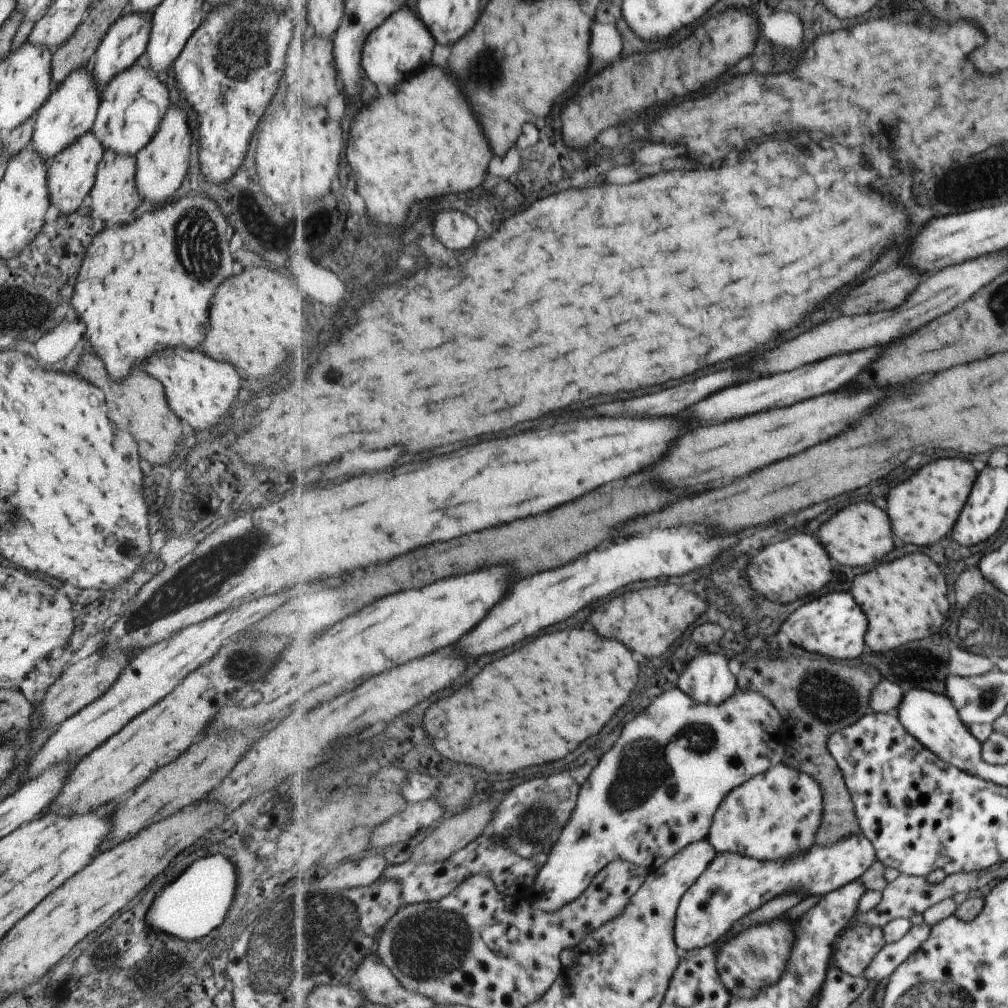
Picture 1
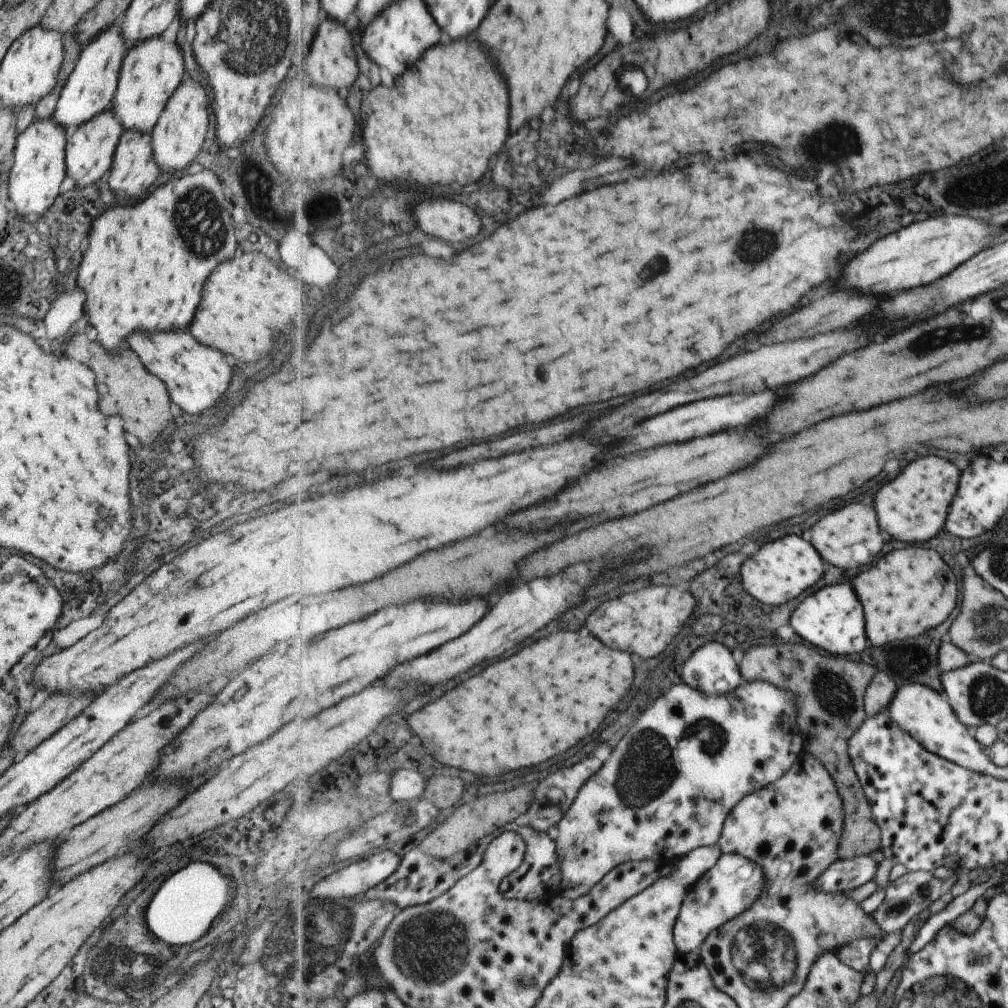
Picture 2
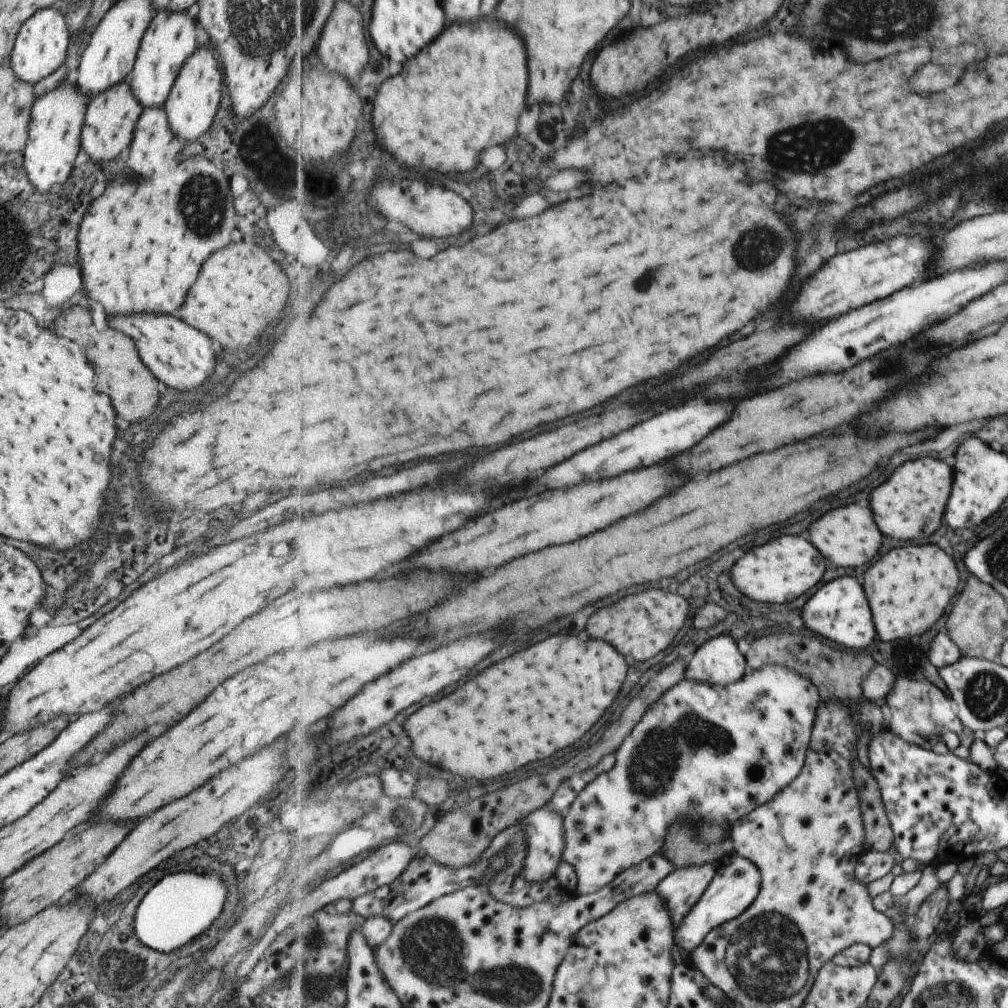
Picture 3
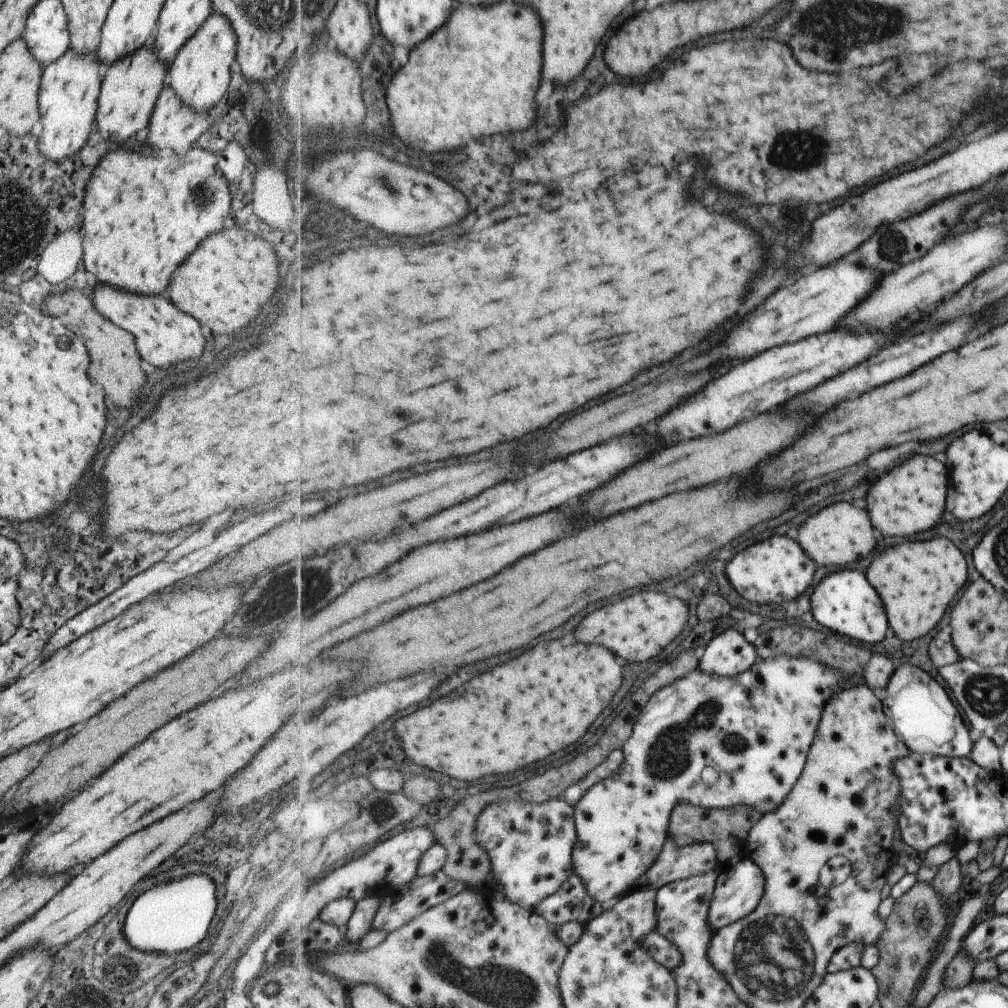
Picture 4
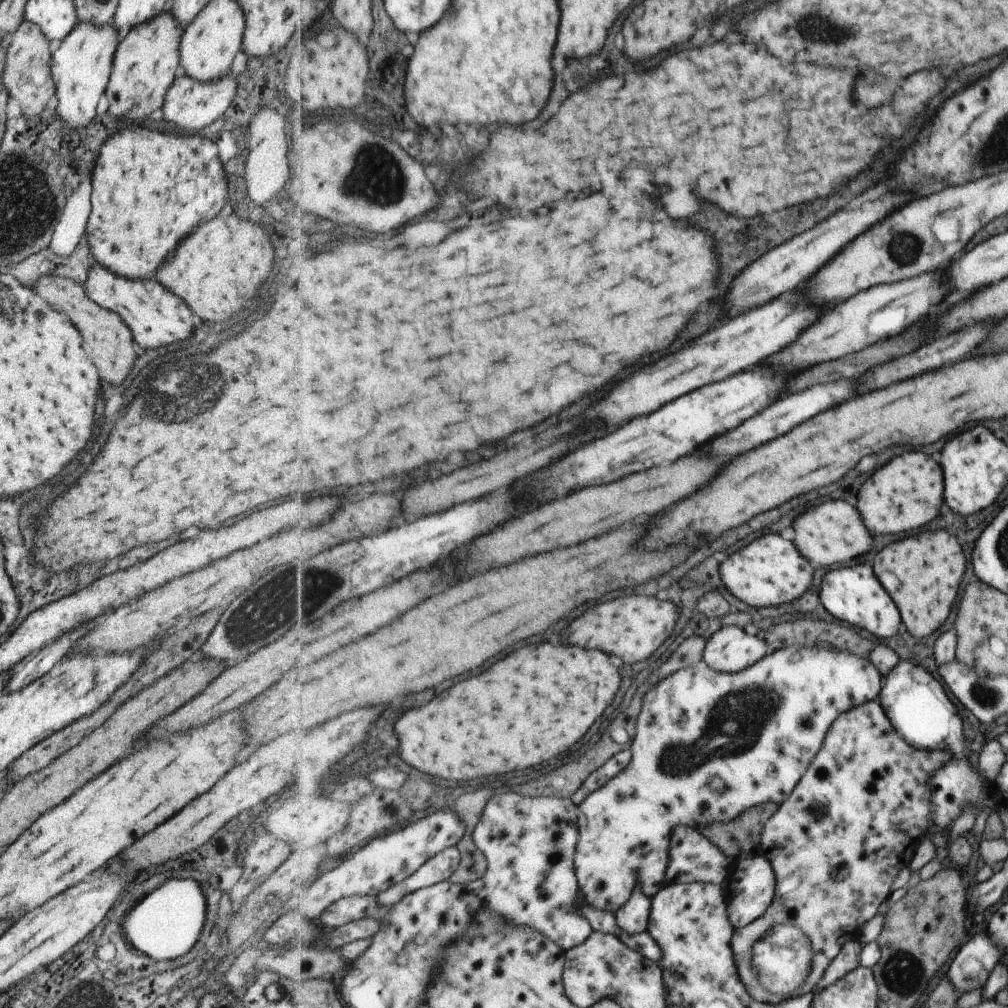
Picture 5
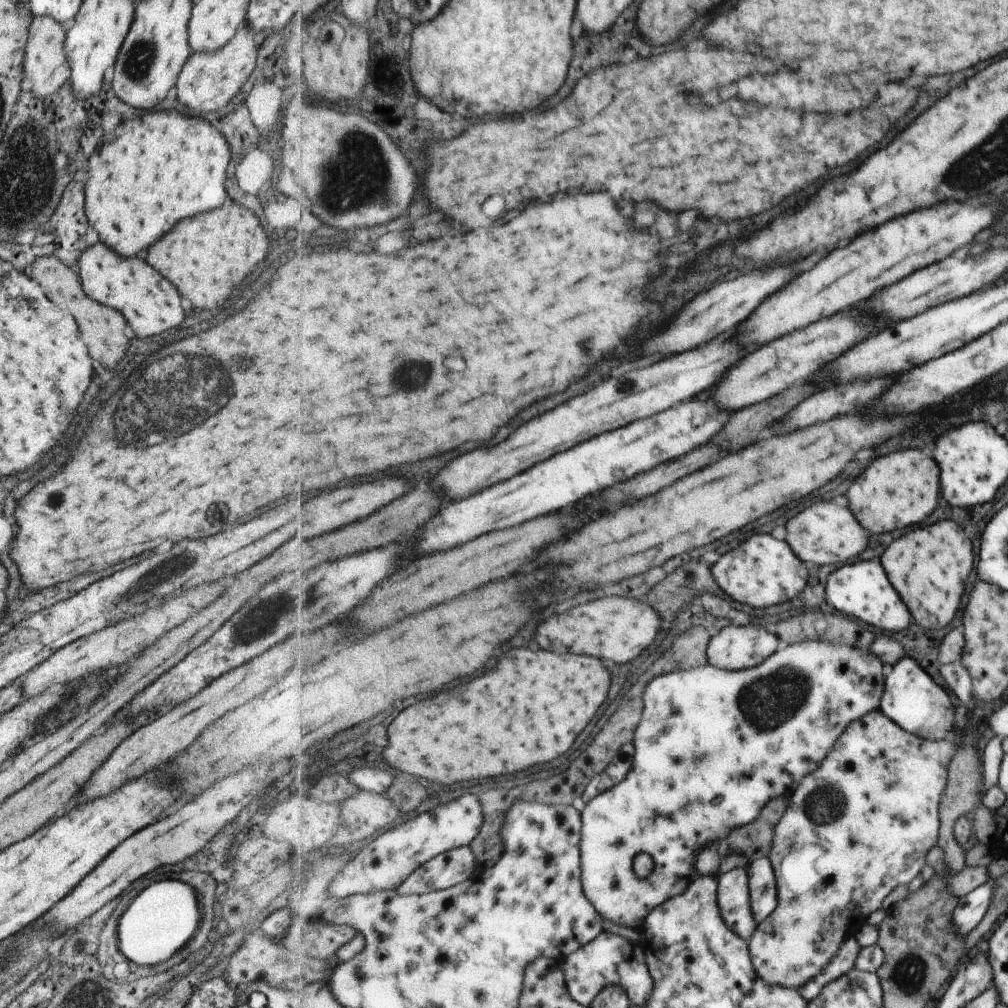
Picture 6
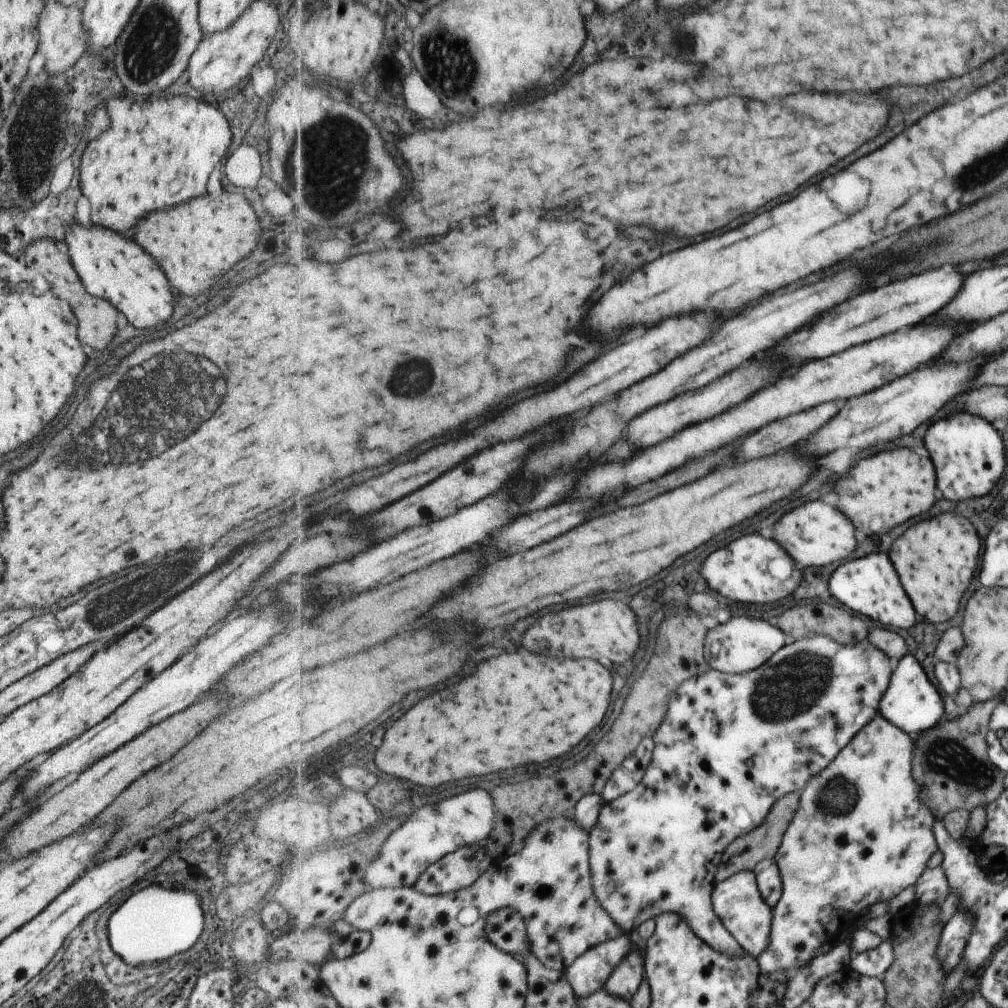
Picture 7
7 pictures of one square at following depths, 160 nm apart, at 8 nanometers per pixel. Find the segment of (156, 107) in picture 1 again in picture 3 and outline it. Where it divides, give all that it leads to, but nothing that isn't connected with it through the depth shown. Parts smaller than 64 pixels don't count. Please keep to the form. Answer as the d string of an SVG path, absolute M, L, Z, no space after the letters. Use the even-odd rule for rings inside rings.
M160 10L154 13L141 37L127 84L143 107L161 107L169 94L179 67L197 47L199 32L194 20L185 11Z

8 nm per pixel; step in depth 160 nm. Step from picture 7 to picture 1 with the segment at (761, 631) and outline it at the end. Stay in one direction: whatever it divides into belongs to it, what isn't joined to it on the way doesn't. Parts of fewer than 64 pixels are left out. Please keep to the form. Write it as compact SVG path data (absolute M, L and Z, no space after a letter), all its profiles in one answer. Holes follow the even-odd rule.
M702 652L682 672L678 686L698 703L719 705L739 692L738 678L721 654Z

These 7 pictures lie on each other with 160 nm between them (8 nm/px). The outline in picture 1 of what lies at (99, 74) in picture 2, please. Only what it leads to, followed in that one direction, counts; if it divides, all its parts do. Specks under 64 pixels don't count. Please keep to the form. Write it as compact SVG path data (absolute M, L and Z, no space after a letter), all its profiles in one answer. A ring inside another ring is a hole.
M90 66L73 70L61 84L53 87L51 95L43 102L38 112L33 117L33 132L29 140L29 148L49 163L55 154L67 148L77 138L86 134L95 120L100 94L93 84Z

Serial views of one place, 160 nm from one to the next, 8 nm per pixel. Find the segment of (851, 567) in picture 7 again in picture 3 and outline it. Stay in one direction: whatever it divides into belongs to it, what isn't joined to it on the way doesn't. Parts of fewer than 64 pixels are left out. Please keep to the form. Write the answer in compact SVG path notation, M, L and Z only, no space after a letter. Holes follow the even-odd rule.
M855 576L837 577L822 585L817 592L806 602L805 628L815 630L816 633L823 634L824 637L831 638L838 642L845 649L863 650L875 640L877 628L873 622L873 612L869 606L867 592L863 588L863 583L859 582Z

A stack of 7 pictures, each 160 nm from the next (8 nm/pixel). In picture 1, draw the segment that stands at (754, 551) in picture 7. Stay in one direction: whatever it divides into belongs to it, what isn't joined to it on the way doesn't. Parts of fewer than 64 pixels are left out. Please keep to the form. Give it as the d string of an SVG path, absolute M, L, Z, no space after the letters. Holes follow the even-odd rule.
M795 534L789 540L781 540L777 544L767 546L753 558L753 562L747 568L747 576L753 584L753 588L773 602L795 602L811 594L817 594L821 588L825 588L833 578L833 566L831 566L831 554L825 552L825 548L809 534Z

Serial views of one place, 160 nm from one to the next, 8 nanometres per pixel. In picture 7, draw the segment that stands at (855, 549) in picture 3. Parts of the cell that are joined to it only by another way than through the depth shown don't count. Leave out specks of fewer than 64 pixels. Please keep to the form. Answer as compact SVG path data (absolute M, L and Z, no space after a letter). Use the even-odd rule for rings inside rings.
M819 500L807 502L791 512L787 512L777 524L773 538L795 558L796 562L807 566L827 566L831 562L847 560L857 548L857 530L855 526L833 506Z

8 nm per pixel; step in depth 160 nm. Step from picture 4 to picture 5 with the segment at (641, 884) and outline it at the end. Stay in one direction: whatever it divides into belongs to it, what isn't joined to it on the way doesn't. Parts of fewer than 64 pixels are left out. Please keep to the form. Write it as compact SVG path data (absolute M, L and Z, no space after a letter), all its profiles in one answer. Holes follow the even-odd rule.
M679 826L673 834L673 842L670 848L670 868L668 874L671 882L677 883L715 883L725 886L730 879L732 865L728 856L707 836L701 834L695 828Z

